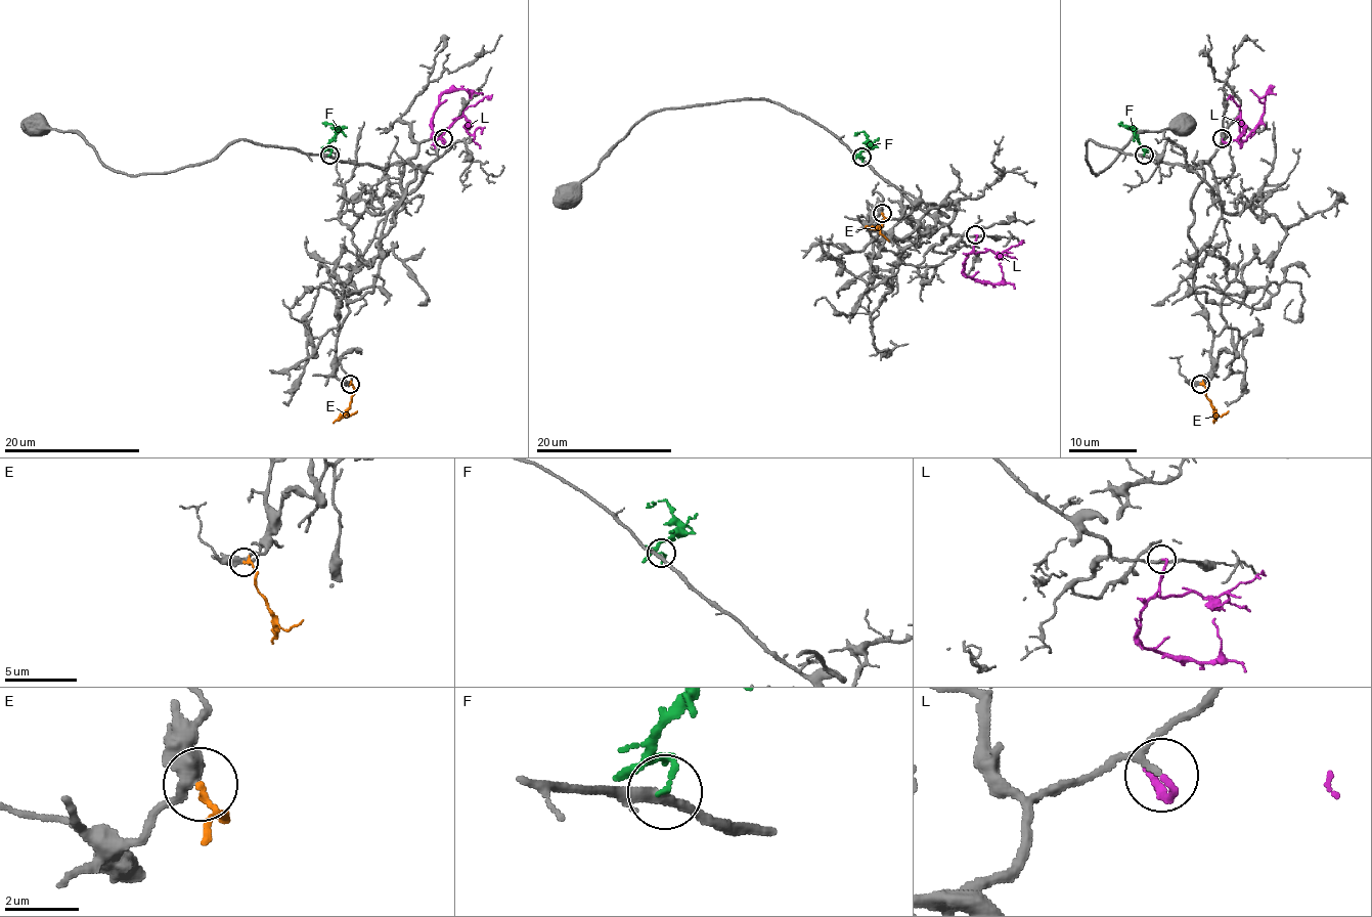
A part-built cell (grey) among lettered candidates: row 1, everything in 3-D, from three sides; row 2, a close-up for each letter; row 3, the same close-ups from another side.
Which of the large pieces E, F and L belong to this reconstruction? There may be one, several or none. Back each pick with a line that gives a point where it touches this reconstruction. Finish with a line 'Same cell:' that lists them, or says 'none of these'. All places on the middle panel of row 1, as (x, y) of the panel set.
L: meets grey at (975, 234)
Same cell: L

